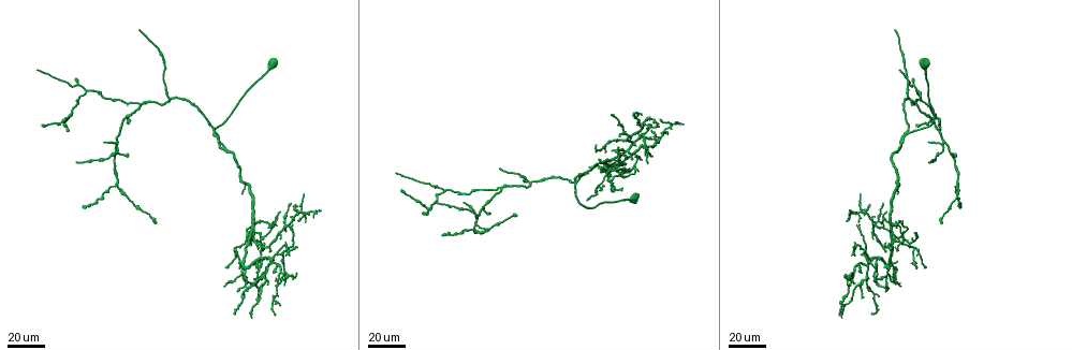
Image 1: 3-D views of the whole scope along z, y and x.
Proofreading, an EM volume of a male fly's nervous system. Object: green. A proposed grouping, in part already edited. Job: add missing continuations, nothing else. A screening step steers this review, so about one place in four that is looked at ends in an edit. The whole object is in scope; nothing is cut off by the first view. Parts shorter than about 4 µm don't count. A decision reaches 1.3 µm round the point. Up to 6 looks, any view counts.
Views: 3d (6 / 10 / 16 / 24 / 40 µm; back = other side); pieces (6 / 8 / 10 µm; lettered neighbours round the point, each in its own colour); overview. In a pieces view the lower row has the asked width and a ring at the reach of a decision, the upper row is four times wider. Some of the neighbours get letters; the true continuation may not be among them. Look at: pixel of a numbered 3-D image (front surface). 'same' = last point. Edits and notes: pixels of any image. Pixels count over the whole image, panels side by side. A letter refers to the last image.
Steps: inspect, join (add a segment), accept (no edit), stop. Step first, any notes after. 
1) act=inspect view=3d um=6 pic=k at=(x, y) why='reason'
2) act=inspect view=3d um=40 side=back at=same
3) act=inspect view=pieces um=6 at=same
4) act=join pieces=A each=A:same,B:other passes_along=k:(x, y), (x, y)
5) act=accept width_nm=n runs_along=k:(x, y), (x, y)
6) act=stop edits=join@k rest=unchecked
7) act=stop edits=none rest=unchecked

act=inspect view=3d um=24 pic=1 at=(428, 212) why='free end'

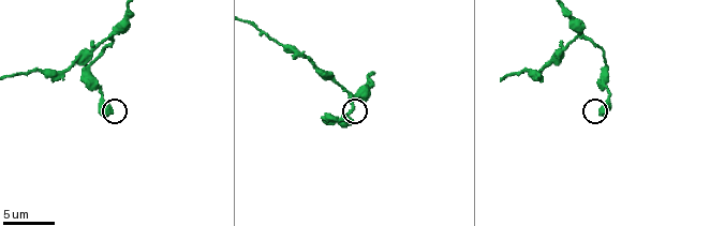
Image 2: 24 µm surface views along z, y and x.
act=inspect view=pieces um=6 pic=2 at=(604, 113)

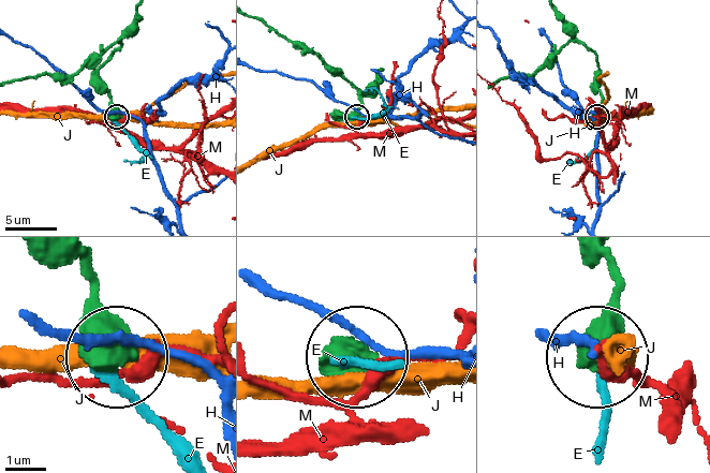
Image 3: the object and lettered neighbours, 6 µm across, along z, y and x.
act=accept each=E:other,H:other,J:other,M:other found='no lettered segment goes on from it'

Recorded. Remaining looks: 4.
act=inspect view=3d um=40 pic=1 at=(463, 201) why='tapers out'

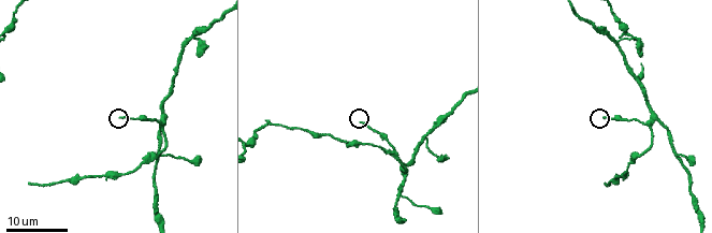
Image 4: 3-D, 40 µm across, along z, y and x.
act=inspect view=pieces um=6 pic=4 at=(360, 123) why='what lies round it'

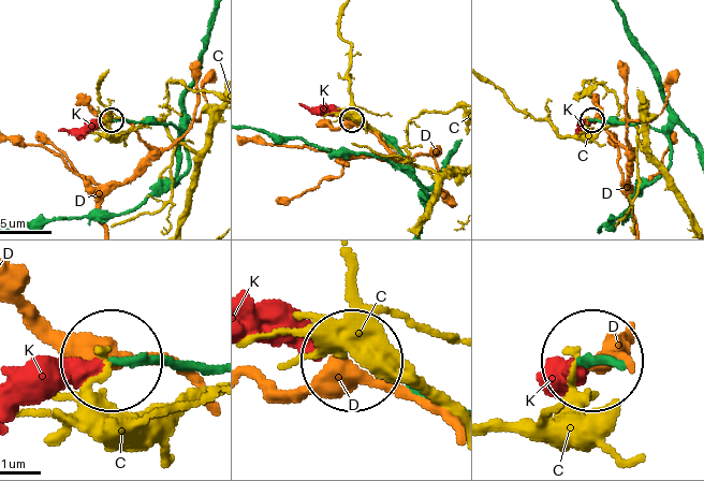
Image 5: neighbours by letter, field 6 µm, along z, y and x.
act=join pieces=K each=C:other,D:other,K:same found='the neuron continues'

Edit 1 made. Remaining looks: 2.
act=inspect view=3d um=16 pic=4 at=(269, 123) why='end of a long branch'

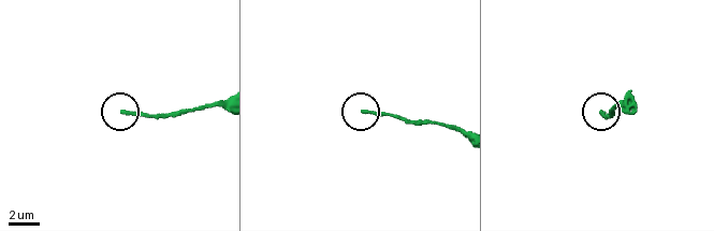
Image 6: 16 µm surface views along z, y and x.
act=inspect view=pieces um=8 pic=6 at=(365, 111)

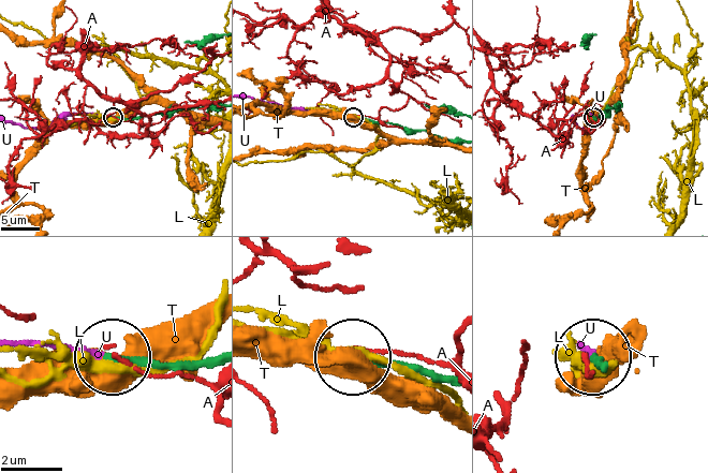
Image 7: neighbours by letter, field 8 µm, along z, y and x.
act=join pieces=U width_nm=190 each=A:other,L:other,T:other,U:same found='it goes on there'

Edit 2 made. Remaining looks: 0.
act=stop edits=join@5,join@7 rest=unchecked

